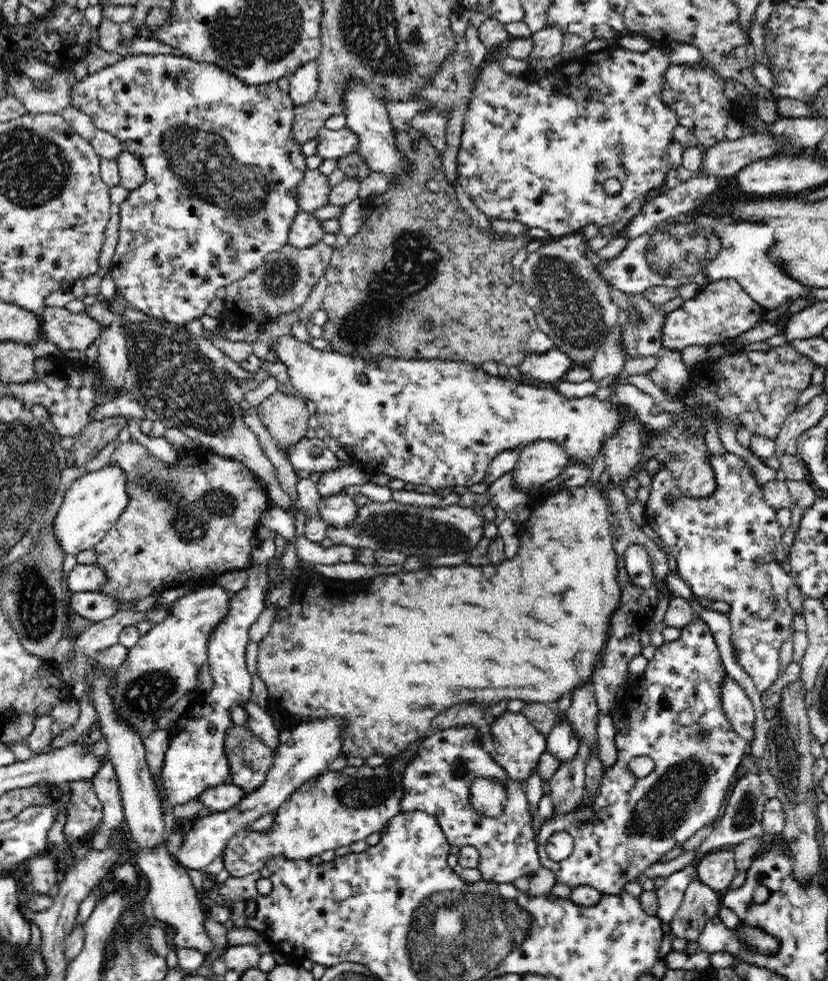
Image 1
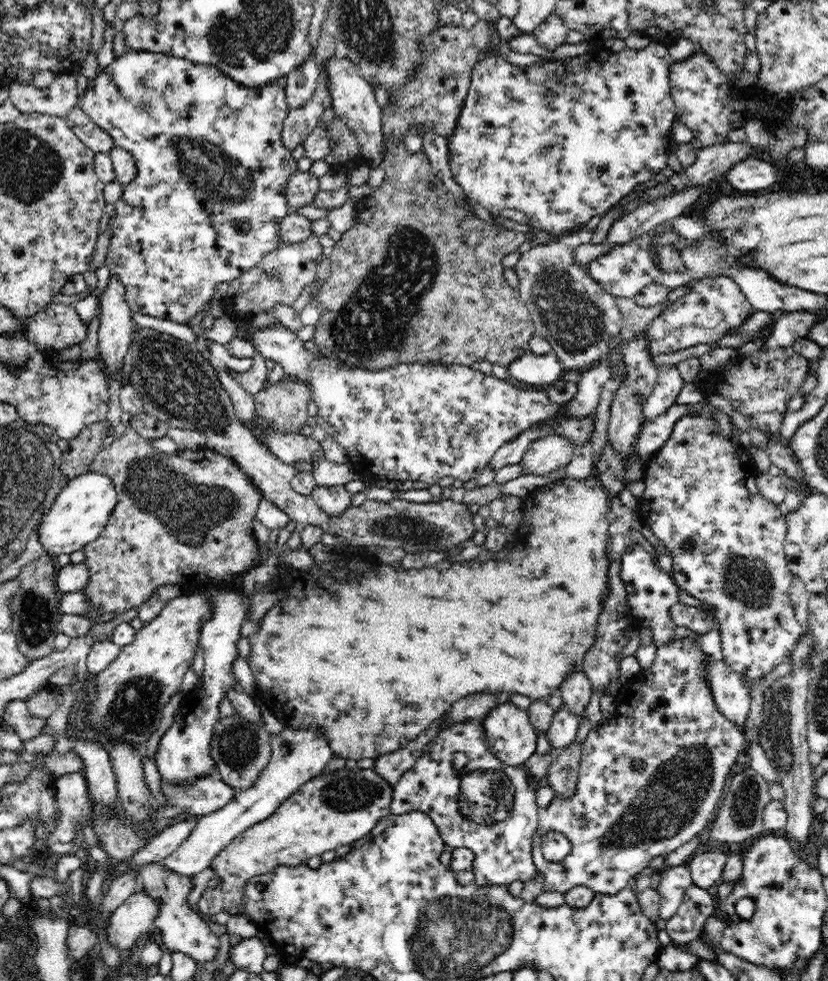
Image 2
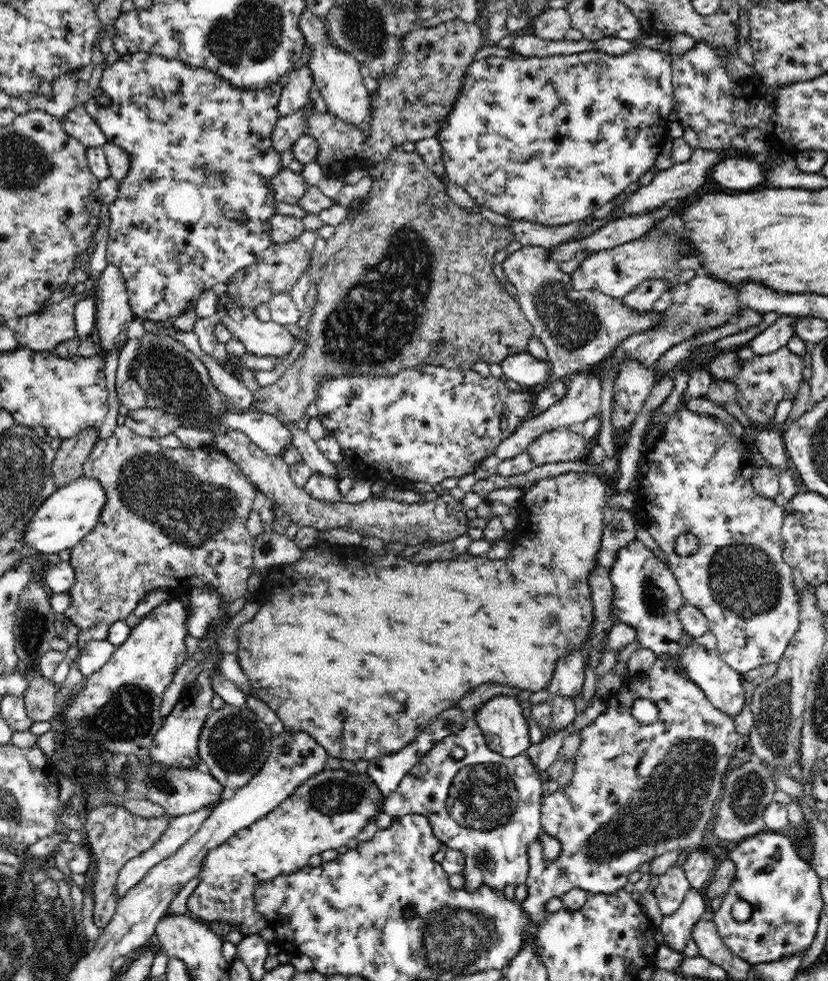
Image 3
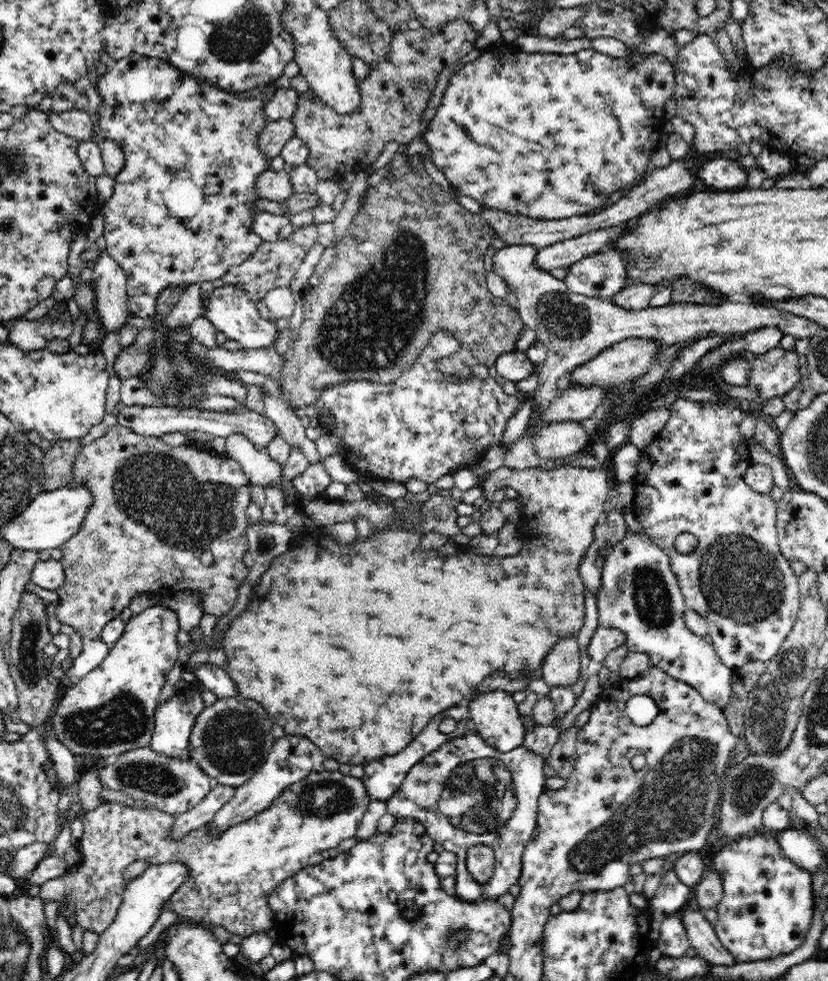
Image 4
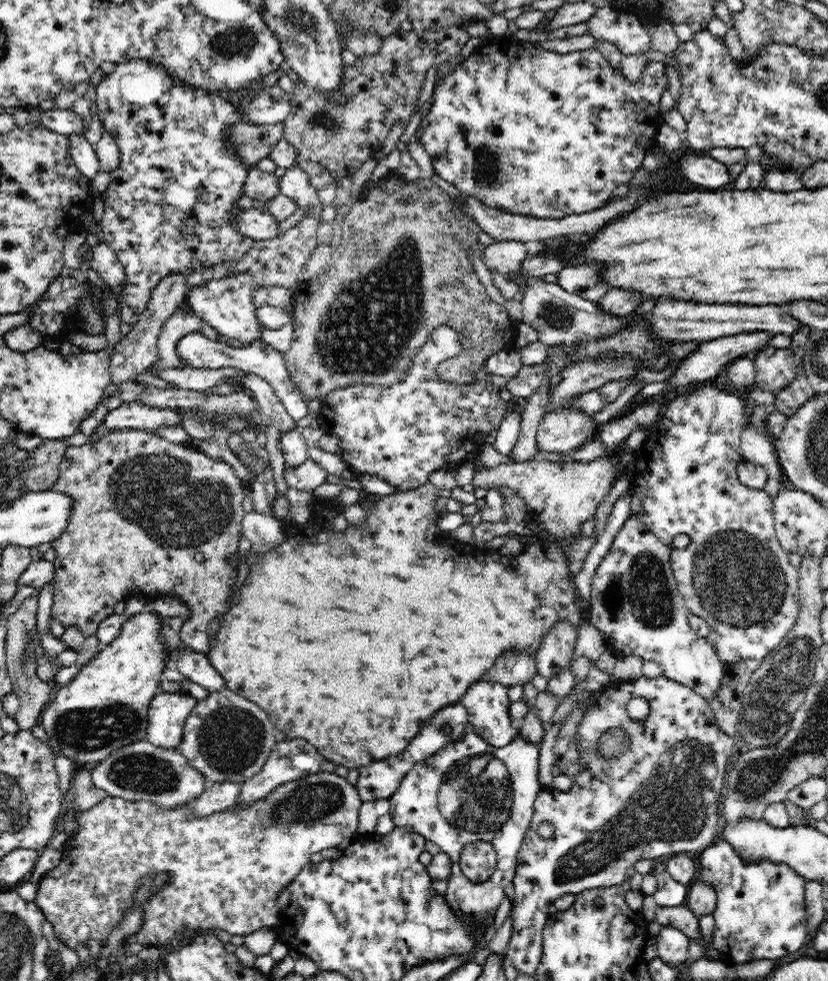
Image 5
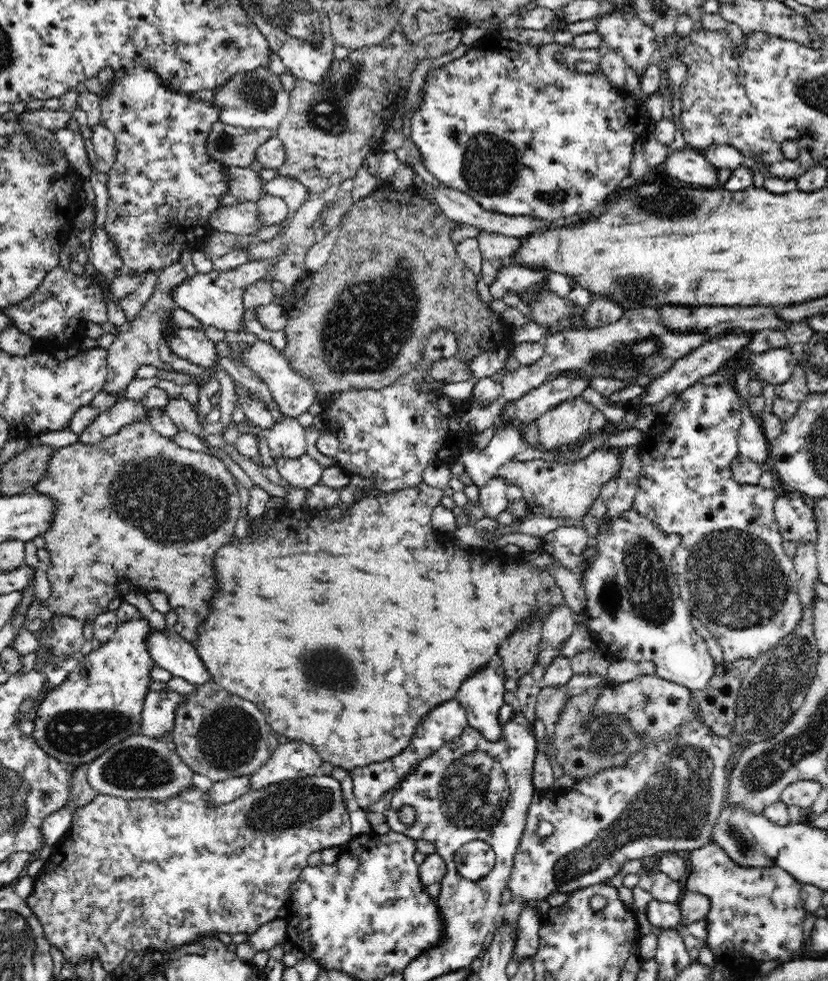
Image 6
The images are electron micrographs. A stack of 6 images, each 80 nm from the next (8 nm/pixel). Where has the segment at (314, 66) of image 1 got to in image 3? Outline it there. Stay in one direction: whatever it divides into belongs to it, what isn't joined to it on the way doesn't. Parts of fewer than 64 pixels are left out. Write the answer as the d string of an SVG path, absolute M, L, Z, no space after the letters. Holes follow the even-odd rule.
M307 64L296 69L294 74L290 74L289 81L286 86L283 86L280 95L279 116L288 116L289 113L296 112L308 103L309 92L314 84L314 73Z

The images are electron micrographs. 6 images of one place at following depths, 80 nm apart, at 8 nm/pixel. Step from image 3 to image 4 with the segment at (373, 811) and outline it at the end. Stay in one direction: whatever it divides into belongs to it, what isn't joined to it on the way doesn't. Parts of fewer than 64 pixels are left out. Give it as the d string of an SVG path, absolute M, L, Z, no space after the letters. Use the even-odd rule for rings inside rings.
M320 771L308 775L286 788L280 798L274 800L266 811L226 830L218 839L208 839L205 826L192 829L182 840L171 840L175 815L162 812L154 806L140 809L122 803L105 802L91 811L85 811L81 821L84 831L78 848L82 862L70 872L58 878L52 878L40 885L39 898L43 901L58 903L58 917L66 918L70 926L102 934L115 916L123 902L123 892L129 884L125 880L125 871L138 860L148 860L150 865L168 862L187 862L191 866L191 875L182 886L178 887L163 910L174 911L179 919L201 926L221 926L231 934L248 936L273 928L273 913L270 912L266 897L282 881L306 868L309 858L324 850L337 848L344 838L354 837L357 828L363 822L363 816L370 808L371 797L368 795L363 780L340 771Z

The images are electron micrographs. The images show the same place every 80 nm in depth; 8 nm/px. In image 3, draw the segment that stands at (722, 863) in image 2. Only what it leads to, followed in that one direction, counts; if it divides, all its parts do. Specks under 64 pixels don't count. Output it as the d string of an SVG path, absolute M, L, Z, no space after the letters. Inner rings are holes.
M694 850L684 854L679 866L684 869L690 887L702 890L712 880L712 874L718 866L715 861L714 856Z

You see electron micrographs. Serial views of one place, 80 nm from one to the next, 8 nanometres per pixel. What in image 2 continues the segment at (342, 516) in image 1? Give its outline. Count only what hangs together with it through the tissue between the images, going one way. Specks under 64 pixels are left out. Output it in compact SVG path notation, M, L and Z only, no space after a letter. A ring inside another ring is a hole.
M316 484L312 489L312 499L324 514L332 515L332 518L346 514L352 506L352 495L344 485L324 487Z

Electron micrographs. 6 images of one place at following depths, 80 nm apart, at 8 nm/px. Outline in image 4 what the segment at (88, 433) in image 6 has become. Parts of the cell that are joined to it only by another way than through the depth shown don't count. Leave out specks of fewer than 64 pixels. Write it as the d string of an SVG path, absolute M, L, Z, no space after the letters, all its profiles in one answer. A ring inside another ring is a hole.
M164 405L154 406L126 406L118 413L118 425L123 425L137 434L146 436L162 437L164 434L180 432L190 433L203 431L212 434L214 437L228 437L235 433L245 435L256 447L266 449L273 438L280 436L278 428L269 420L266 415L249 411L247 409L230 412L200 412L192 409L168 408Z

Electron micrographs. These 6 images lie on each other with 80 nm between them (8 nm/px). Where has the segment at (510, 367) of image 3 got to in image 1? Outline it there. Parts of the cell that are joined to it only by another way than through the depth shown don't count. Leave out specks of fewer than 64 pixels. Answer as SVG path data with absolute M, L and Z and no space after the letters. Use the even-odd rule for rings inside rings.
M560 348L548 352L529 352L527 358L518 365L521 379L536 379L545 383L555 383L576 373L575 362Z

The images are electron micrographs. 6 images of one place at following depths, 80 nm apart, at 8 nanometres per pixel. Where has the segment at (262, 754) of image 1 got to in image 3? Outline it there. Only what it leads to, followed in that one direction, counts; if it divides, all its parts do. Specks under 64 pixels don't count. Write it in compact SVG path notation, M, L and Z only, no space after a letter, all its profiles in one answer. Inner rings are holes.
M226 703L221 709L213 710L202 725L197 748L203 768L215 776L223 786L239 789L245 787L263 767L271 751L274 734L250 709L242 710Z

